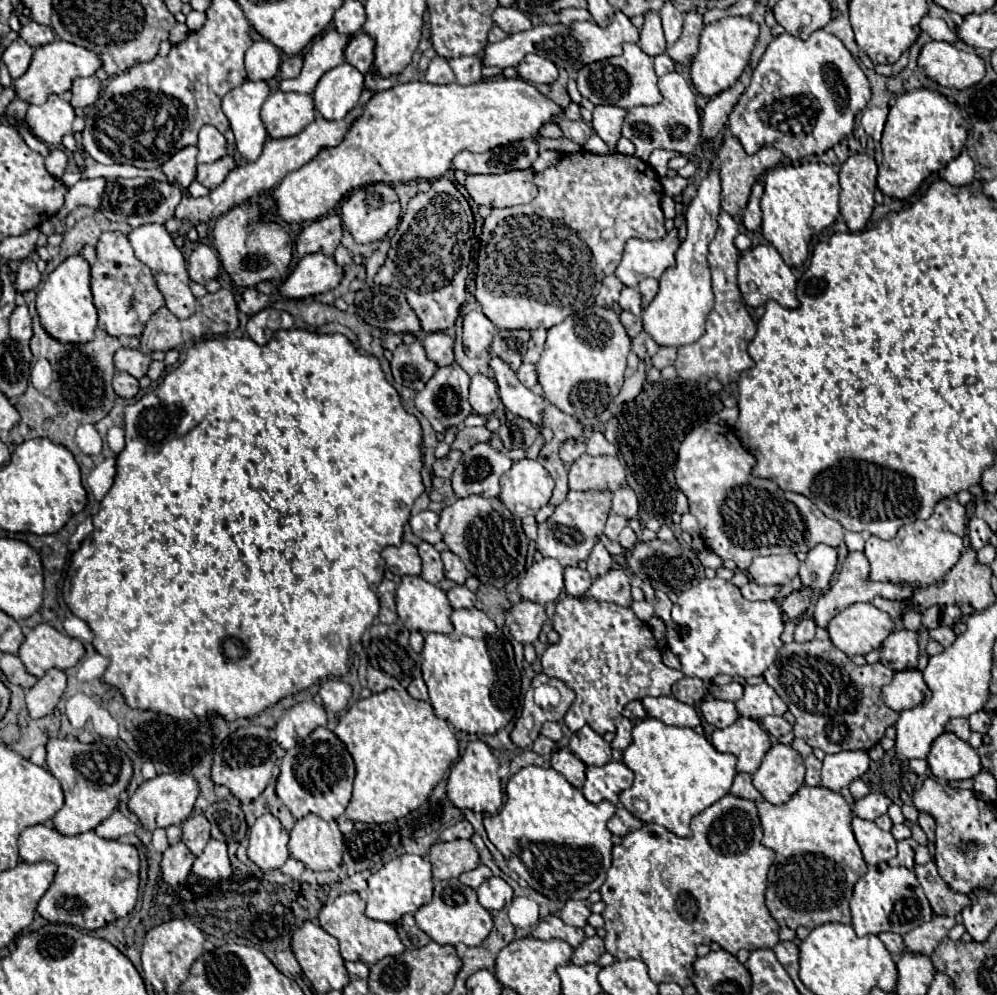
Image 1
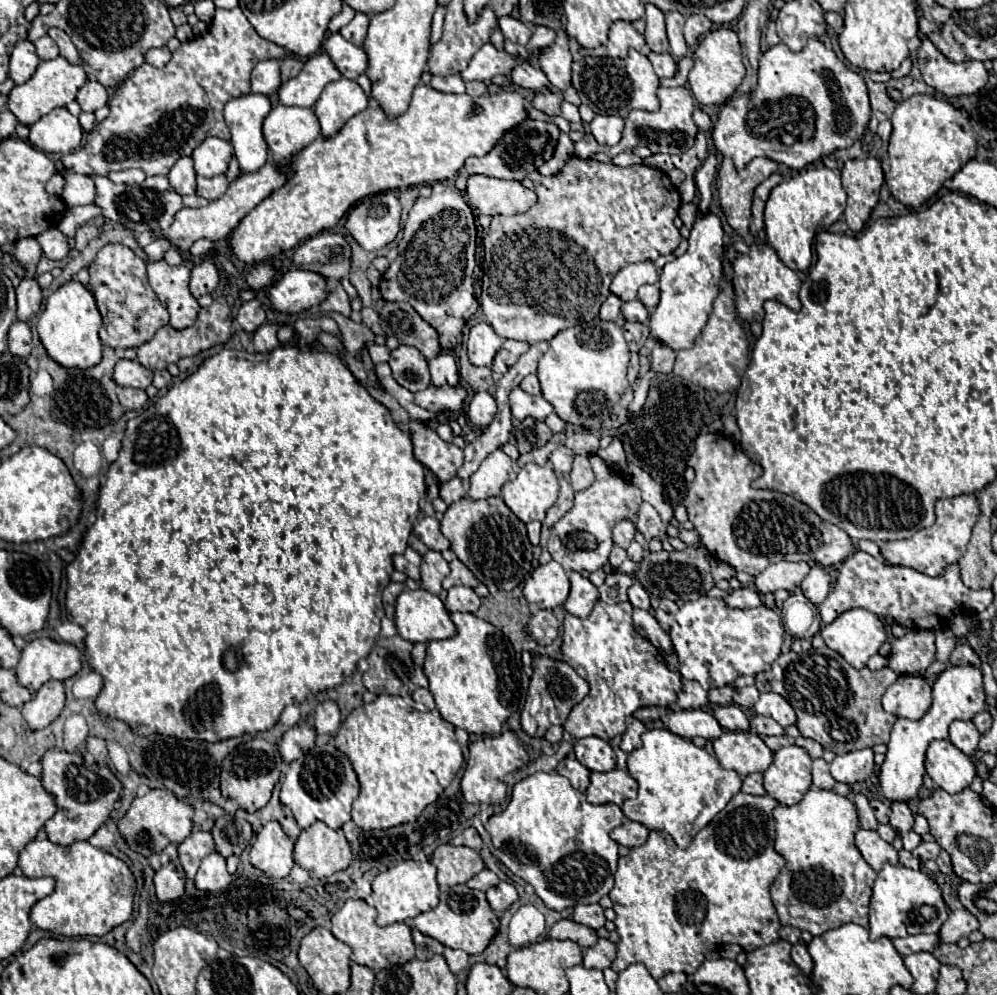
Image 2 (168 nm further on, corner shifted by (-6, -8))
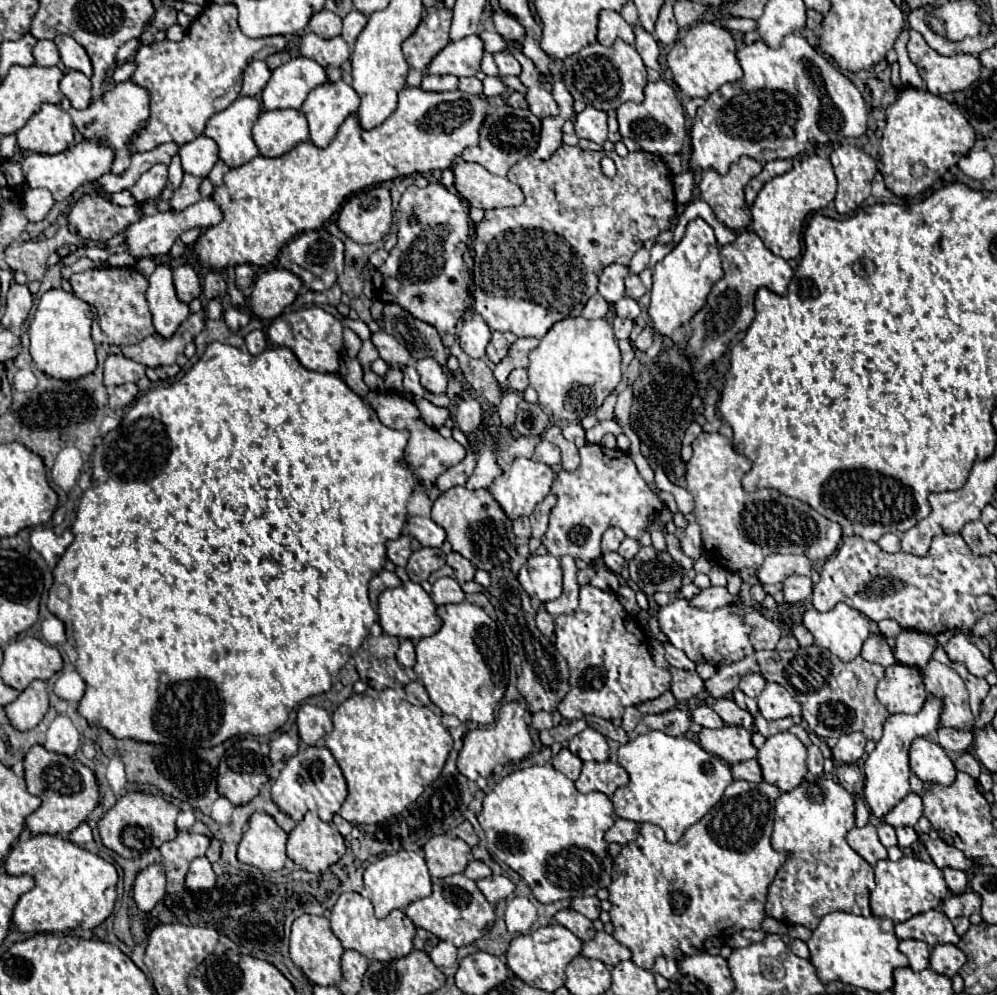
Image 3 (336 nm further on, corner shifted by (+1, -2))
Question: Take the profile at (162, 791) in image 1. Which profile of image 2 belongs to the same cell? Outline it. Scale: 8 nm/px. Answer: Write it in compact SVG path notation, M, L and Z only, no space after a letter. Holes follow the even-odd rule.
M150 790L146 796L134 798L128 812L118 820L118 830L130 850L148 858L150 854L164 850L168 844L184 842L192 832L192 816L194 808L188 802L178 800L170 790Z

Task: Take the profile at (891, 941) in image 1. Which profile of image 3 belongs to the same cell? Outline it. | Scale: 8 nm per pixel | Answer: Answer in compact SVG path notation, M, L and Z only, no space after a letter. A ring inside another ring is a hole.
M929 910L925 914L917 914L907 922L895 926L895 936L899 940L923 940L929 946L937 944L957 944L959 936L953 930L953 924L945 914L937 910Z

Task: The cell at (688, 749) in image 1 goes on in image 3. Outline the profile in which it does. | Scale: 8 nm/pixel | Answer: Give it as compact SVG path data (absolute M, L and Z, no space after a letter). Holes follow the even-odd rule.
M647 732L629 740L617 750L619 764L629 774L629 784L613 794L615 814L633 822L651 822L661 826L669 842L677 842L683 832L701 820L715 806L725 788L733 782L731 768L715 754L705 752L699 744L685 736L667 736L663 732Z

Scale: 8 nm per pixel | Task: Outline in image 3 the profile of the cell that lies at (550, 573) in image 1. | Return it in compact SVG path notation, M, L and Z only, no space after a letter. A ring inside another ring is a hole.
M551 554L531 556L519 570L519 582L523 590L535 602L549 602L561 594L561 566Z

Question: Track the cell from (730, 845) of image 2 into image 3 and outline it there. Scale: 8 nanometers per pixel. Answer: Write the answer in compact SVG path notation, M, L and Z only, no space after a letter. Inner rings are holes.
M745 780L733 782L733 784L725 790L723 798L721 798L699 822L695 822L695 824L681 836L679 842L675 842L675 844L667 842L665 836L663 836L663 830L661 830L659 826L655 826L655 824L641 824L641 832L639 832L637 840L635 840L635 842L629 842L629 844L625 844L625 846L621 848L621 852L613 858L613 874L611 874L613 878L611 878L611 884L607 886L607 890L609 890L609 902L611 902L611 906L613 906L613 908L609 910L609 916L611 916L611 922L613 922L613 926L615 926L615 932L613 932L615 940L631 950L631 960L633 960L637 966L641 966L641 968L645 968L645 970L651 970L651 966L653 966L653 962L655 962L657 956L665 956L665 958L673 958L673 960L681 960L683 956L691 956L691 954L703 950L705 940L711 938L711 936L733 936L733 934L737 934L737 932L741 932L741 930L745 930L745 928L761 930L761 922L765 920L767 888L769 888L769 884L773 882L777 870L783 866L783 862L785 862L785 858L787 858L785 854L775 852L773 846L771 846L771 842L769 842L771 832L773 832L773 812L775 812L773 806L775 806L775 800L777 800L779 794L781 794L781 790L779 790L777 786L773 786L773 784L767 784L767 782L759 782L759 784L745 782Z

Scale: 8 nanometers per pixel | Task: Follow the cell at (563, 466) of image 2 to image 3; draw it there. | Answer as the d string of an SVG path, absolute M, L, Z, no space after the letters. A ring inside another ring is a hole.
M541 440L535 448L535 460L539 462L545 462L547 466L555 466L561 462L561 454L559 454L559 448L547 440Z

